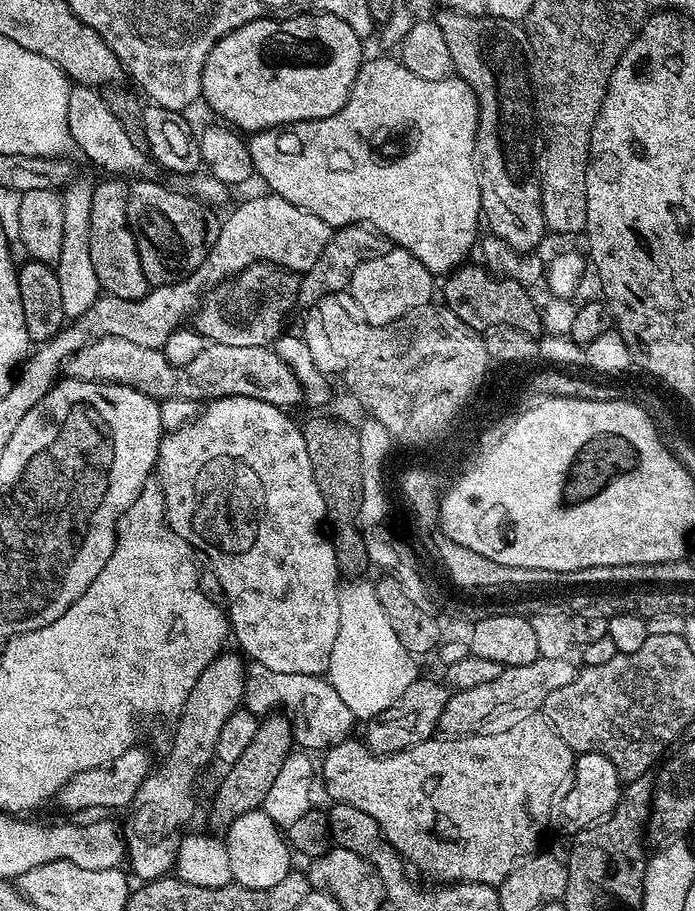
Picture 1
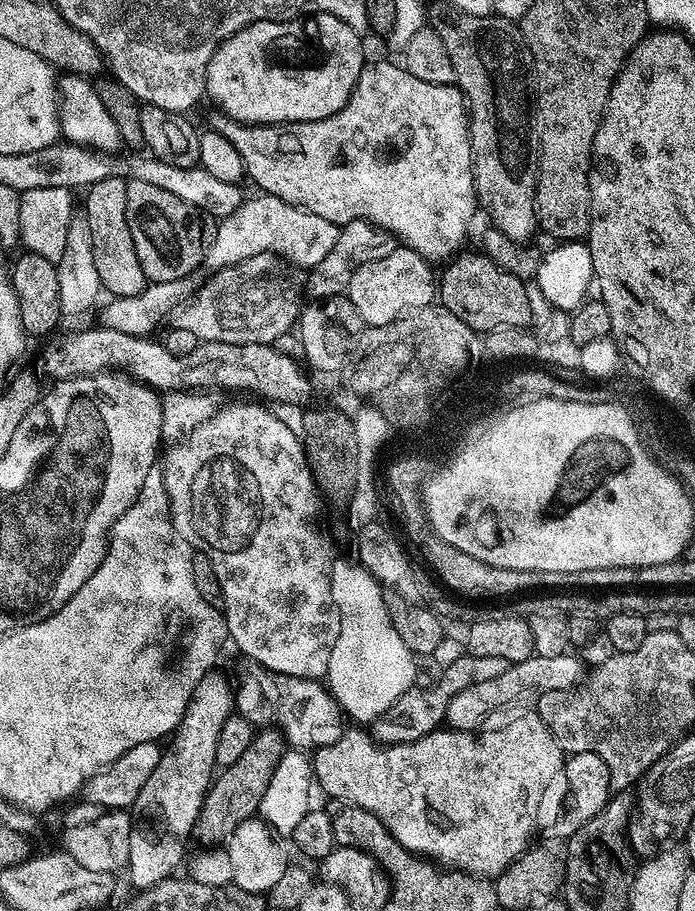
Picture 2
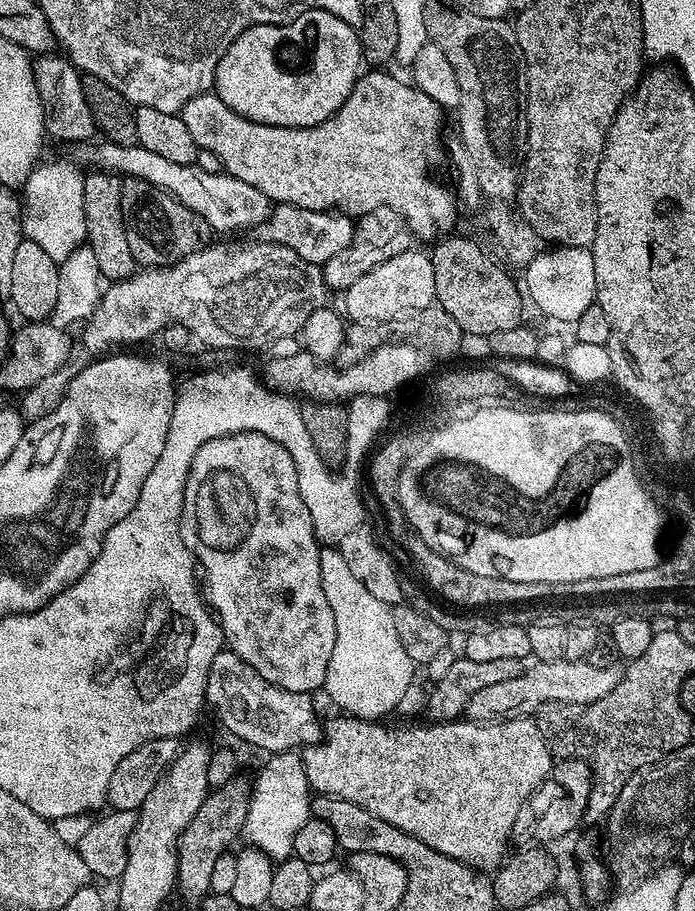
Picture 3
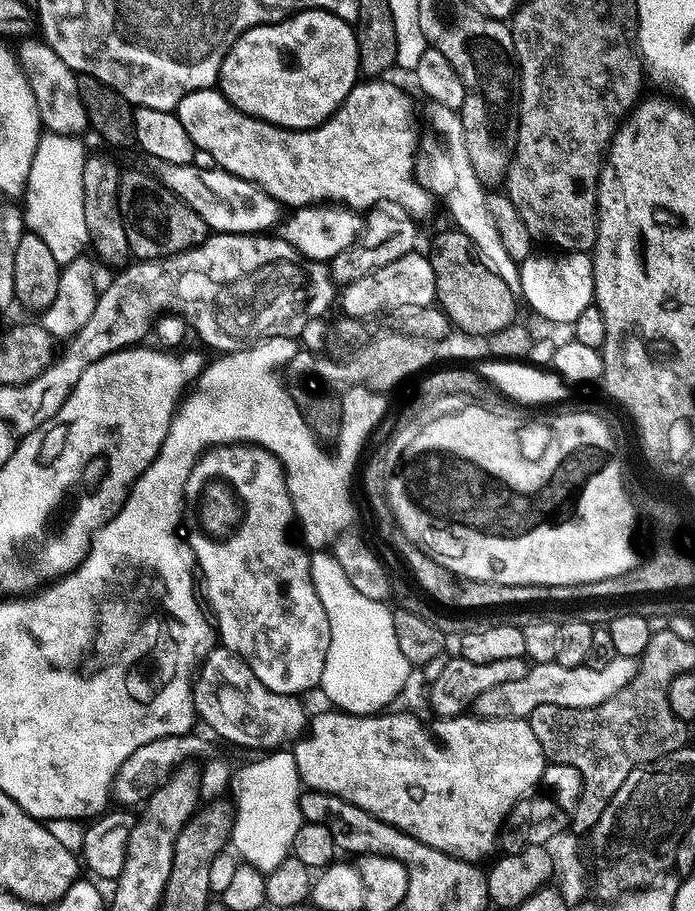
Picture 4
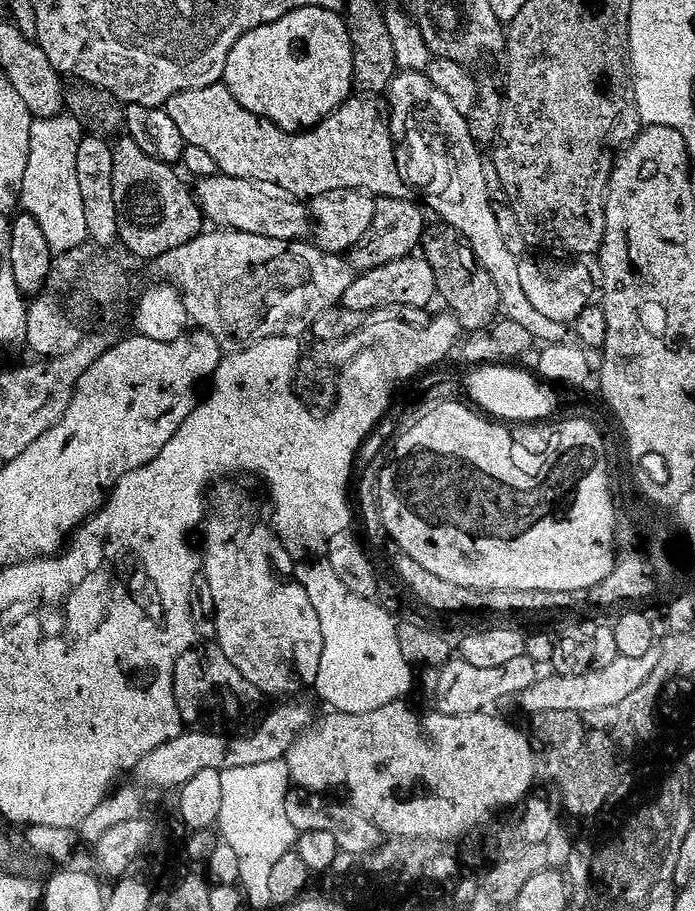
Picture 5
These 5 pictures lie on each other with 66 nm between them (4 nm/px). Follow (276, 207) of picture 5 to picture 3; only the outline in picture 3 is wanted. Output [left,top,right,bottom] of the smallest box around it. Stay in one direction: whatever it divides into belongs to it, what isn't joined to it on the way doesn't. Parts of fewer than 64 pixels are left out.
[88,142,274,233]

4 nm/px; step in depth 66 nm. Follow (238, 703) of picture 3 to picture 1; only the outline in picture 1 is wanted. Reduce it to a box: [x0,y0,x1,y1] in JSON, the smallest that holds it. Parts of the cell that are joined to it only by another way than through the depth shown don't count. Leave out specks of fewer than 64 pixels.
[243,663,353,750]

